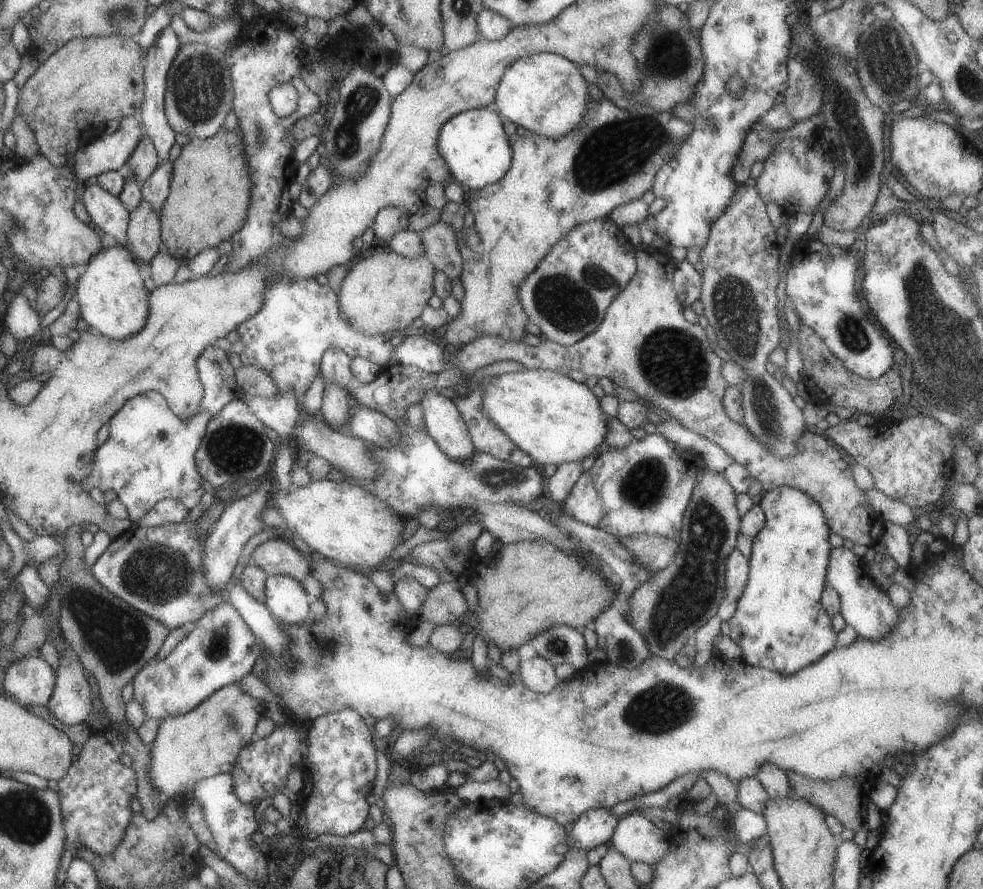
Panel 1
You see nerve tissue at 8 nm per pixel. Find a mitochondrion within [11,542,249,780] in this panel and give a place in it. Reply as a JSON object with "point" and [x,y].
{"point":[108,629]}

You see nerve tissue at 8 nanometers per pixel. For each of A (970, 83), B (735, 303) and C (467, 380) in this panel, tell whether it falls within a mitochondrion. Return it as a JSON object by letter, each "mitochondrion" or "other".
{"A":"mitochondrion","B":"mitochondrion","C":"other"}

